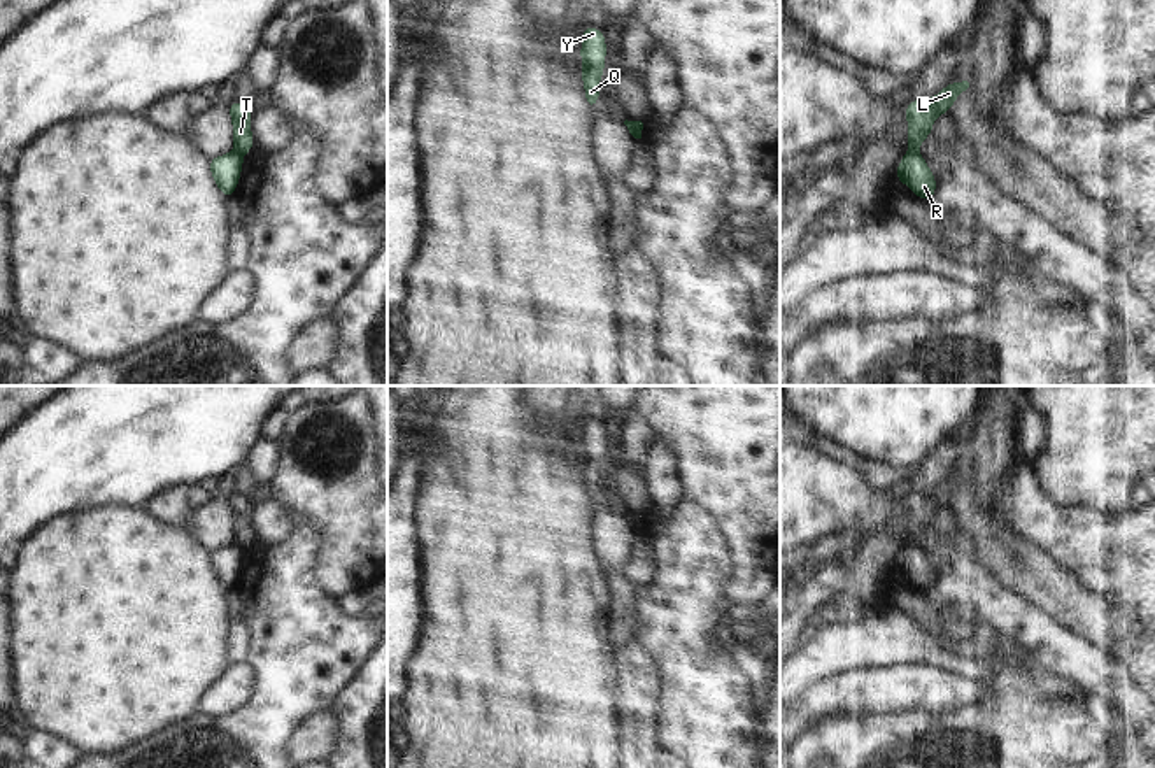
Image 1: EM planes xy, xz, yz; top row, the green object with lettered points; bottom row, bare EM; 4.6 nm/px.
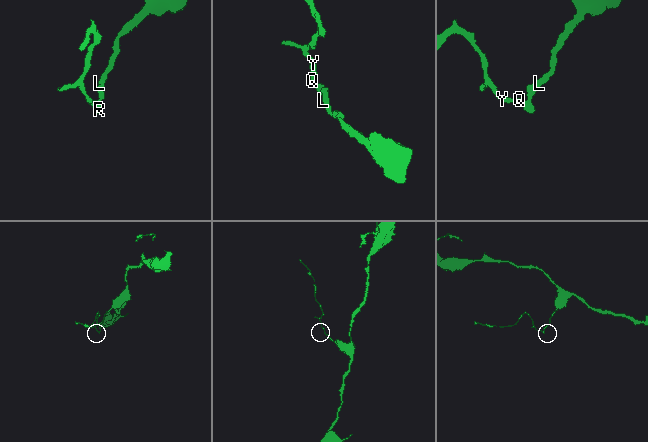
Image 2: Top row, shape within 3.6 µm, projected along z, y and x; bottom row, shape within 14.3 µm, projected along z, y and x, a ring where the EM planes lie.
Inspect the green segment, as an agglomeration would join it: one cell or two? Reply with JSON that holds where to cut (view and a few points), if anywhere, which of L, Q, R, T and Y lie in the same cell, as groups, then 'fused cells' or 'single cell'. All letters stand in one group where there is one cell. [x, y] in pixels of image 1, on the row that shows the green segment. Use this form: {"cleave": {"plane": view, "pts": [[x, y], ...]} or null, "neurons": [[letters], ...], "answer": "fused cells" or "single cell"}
{"cleave": {"plane": "yz", "pts": [[908, 149], [915, 153]]}, "neurons": [["L", "T"], ["Q", "R", "Y"]], "answer": "fused cells"}

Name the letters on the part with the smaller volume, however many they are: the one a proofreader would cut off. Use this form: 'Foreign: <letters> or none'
Foreign: Q, R, Y

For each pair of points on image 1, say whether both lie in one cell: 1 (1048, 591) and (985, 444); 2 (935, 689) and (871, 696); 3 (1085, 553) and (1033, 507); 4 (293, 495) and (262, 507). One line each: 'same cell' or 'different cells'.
1: same cell
2: same cell
3: same cell
4: different cells

